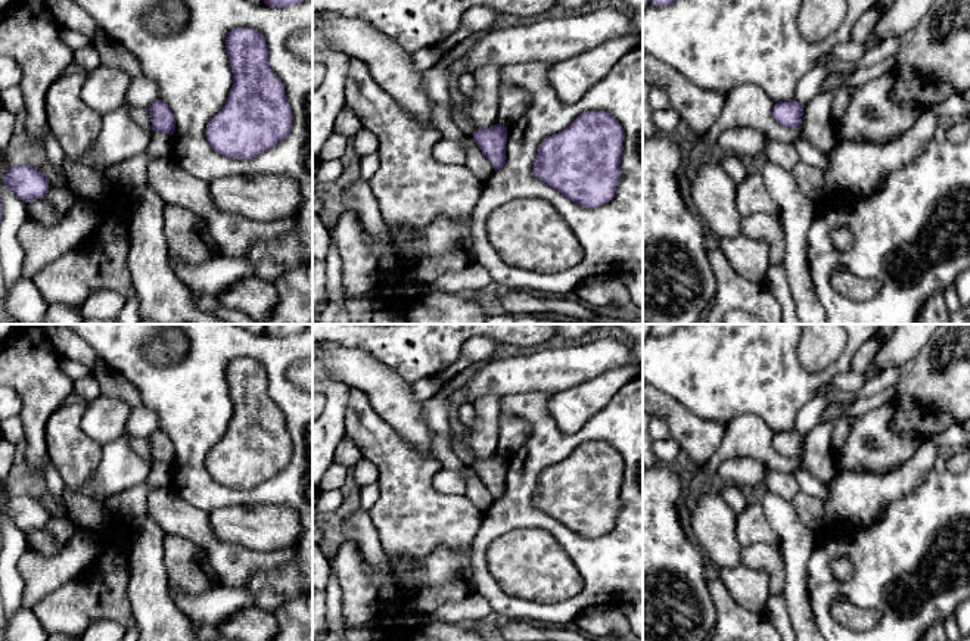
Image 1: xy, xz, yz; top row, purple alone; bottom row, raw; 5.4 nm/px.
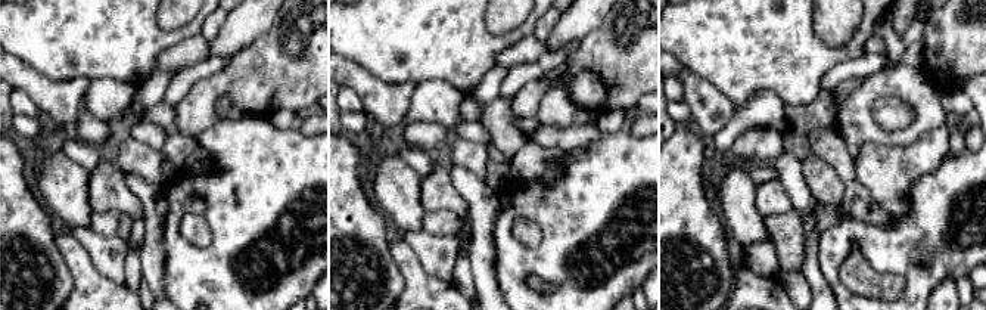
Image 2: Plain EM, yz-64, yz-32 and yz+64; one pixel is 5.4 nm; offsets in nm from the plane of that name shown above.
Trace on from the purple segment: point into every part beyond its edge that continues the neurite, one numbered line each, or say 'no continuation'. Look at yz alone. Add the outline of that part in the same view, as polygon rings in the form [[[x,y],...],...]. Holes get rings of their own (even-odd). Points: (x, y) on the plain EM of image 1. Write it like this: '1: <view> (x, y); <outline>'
no continuation

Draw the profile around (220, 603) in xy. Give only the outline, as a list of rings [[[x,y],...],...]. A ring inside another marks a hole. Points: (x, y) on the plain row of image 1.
[[[168,584],[168,592],[177,610],[192,623],[217,628],[226,620],[257,607],[246,586],[217,584],[202,594],[184,594]]]

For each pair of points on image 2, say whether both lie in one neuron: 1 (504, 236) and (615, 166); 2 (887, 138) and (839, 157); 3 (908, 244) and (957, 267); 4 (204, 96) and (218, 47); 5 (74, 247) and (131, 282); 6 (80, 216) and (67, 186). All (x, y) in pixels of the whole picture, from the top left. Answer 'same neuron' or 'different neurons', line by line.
1: same neuron
2: different neurons
3: same neuron
4: different neurons
5: different neurons
6: same neuron

